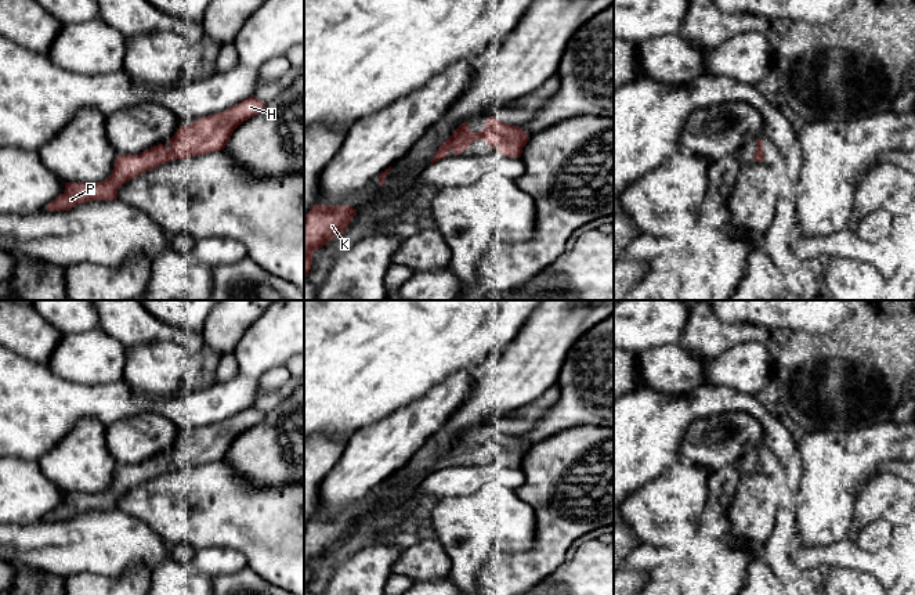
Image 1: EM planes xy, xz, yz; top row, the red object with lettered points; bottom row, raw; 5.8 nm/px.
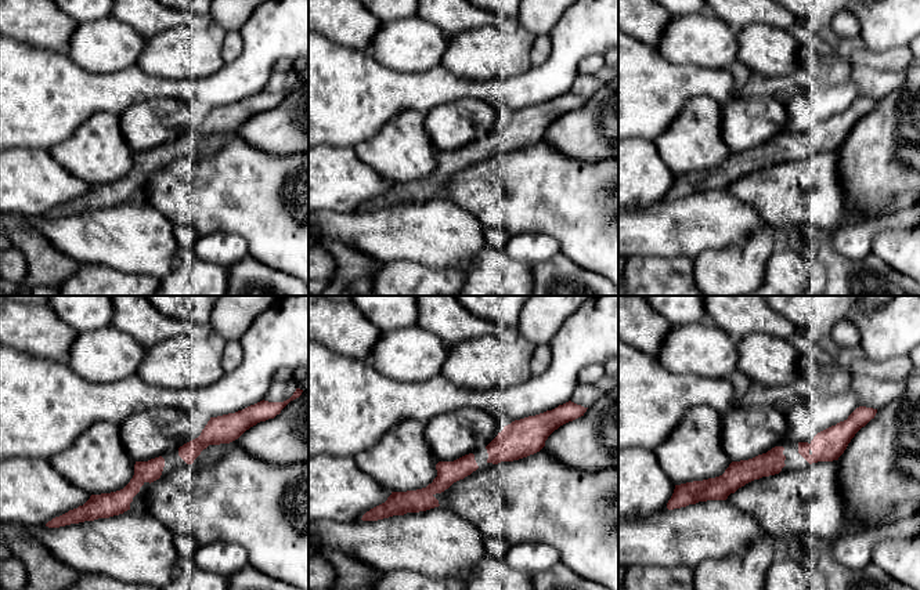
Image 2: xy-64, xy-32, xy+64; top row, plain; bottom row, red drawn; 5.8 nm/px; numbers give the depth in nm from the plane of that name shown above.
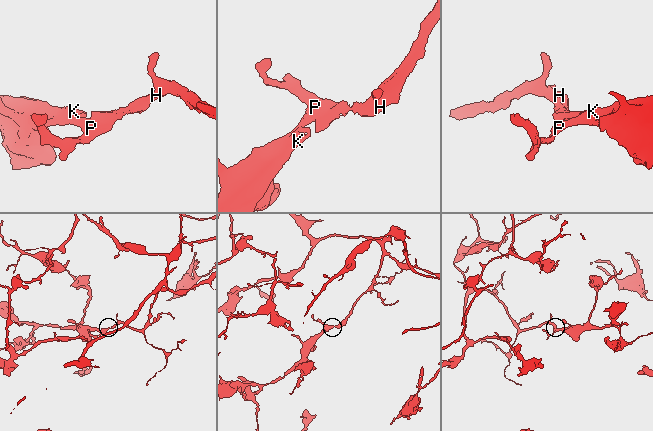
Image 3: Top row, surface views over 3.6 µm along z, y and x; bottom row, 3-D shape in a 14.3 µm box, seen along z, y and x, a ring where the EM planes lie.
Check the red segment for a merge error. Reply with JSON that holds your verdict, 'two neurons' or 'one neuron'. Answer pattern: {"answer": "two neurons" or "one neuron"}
{"answer": "one neuron"}

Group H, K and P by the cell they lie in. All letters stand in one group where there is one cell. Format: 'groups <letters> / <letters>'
groups H K P

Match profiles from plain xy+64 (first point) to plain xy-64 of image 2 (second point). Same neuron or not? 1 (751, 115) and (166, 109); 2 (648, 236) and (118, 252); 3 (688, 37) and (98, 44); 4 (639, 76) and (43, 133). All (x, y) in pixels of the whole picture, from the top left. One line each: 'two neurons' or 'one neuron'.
1: one neuron
2: one neuron
3: one neuron
4: one neuron

